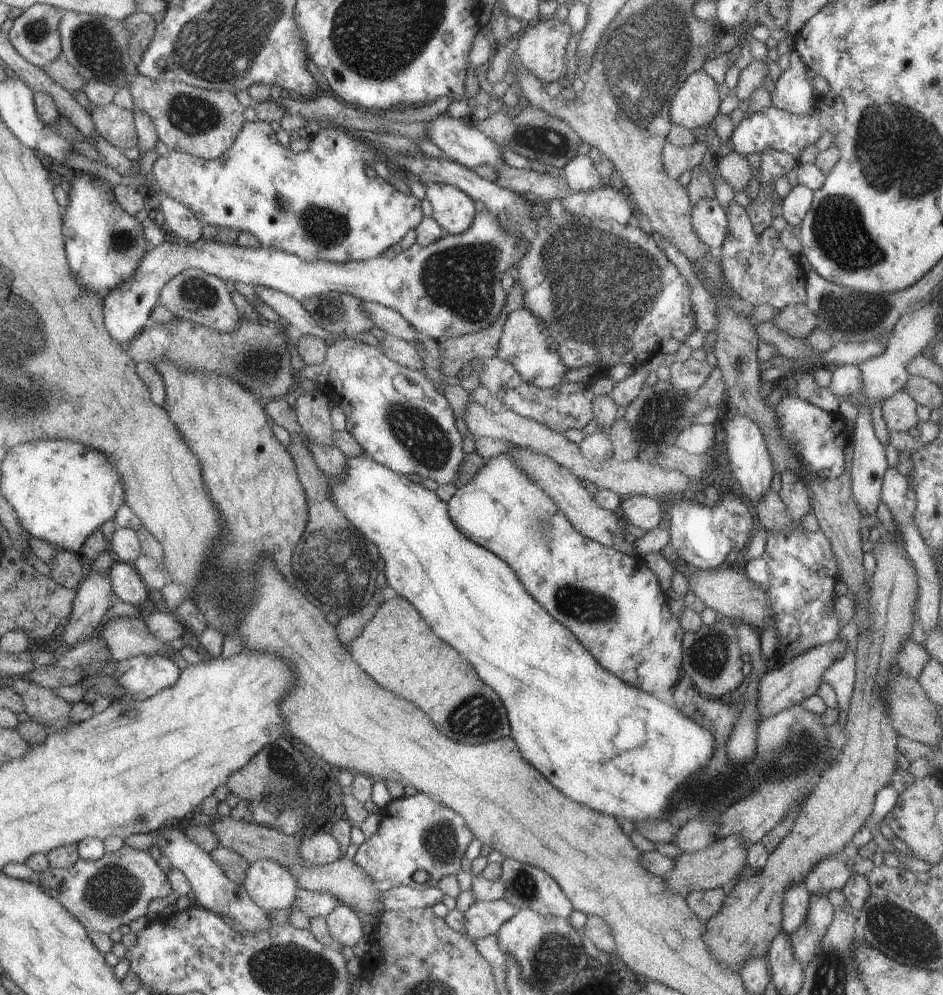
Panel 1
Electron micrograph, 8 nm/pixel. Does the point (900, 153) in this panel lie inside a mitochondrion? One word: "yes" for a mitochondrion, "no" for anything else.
yes

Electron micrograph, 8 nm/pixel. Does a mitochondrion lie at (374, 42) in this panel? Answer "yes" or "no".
yes

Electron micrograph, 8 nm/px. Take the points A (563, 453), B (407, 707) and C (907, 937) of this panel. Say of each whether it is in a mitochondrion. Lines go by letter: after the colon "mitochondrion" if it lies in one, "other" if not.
A: other
B: other
C: mitochondrion

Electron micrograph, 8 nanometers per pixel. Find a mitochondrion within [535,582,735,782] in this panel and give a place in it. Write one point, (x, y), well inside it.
(708, 654)

